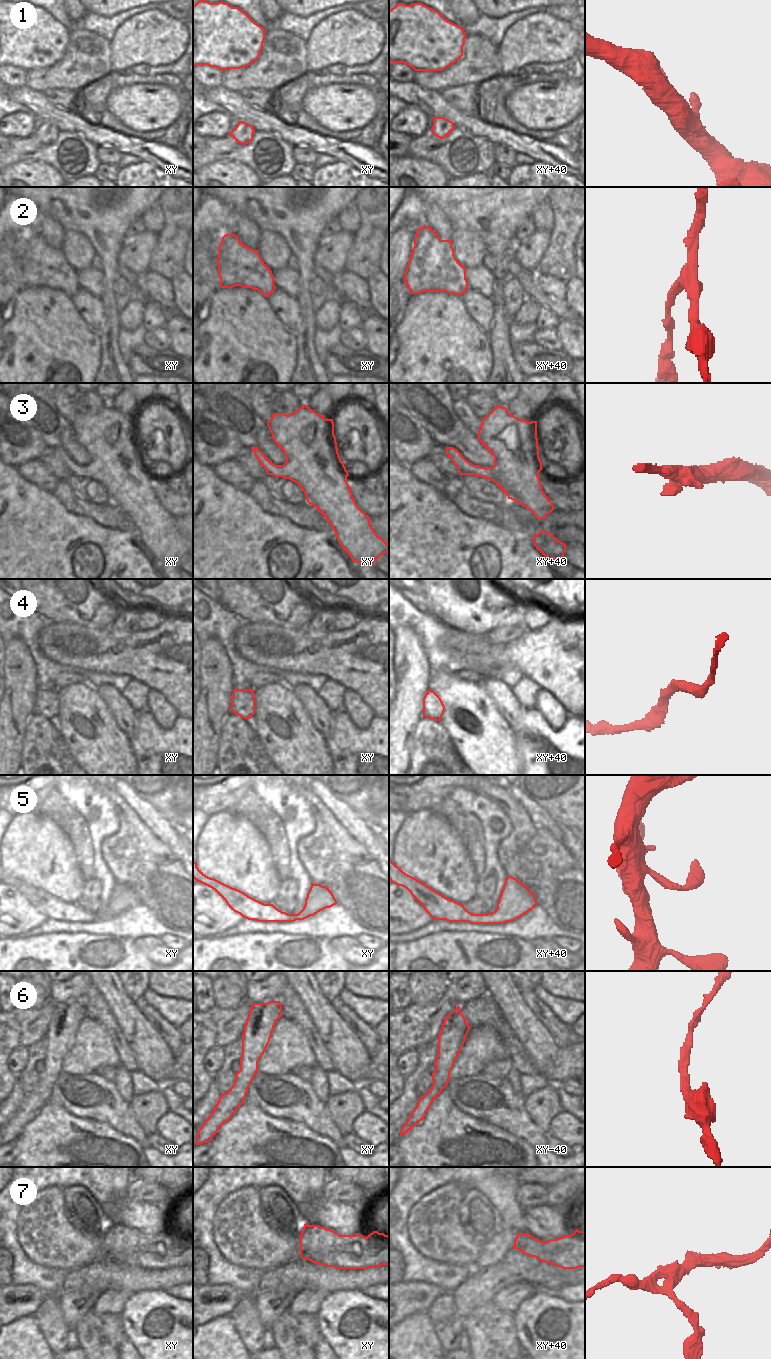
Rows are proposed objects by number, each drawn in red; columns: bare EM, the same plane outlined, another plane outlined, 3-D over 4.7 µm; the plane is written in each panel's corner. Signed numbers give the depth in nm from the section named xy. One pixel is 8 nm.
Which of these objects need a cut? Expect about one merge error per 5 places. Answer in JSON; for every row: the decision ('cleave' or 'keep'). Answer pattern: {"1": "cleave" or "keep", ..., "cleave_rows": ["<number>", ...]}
{"1": "keep", "2": "keep", "3": "keep", "4": "keep", "5": "keep", "6": "keep", "7": "keep", "cleave_rows": []}

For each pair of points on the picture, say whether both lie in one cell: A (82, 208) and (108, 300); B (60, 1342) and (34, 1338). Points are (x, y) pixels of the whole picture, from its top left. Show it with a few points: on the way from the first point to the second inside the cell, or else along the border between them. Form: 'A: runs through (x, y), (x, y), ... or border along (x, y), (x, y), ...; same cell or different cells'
A: runs through (105, 229), (109, 255), (109, 277); same cell
B: border along (35, 1319), (39, 1330), (50, 1348); different cells

